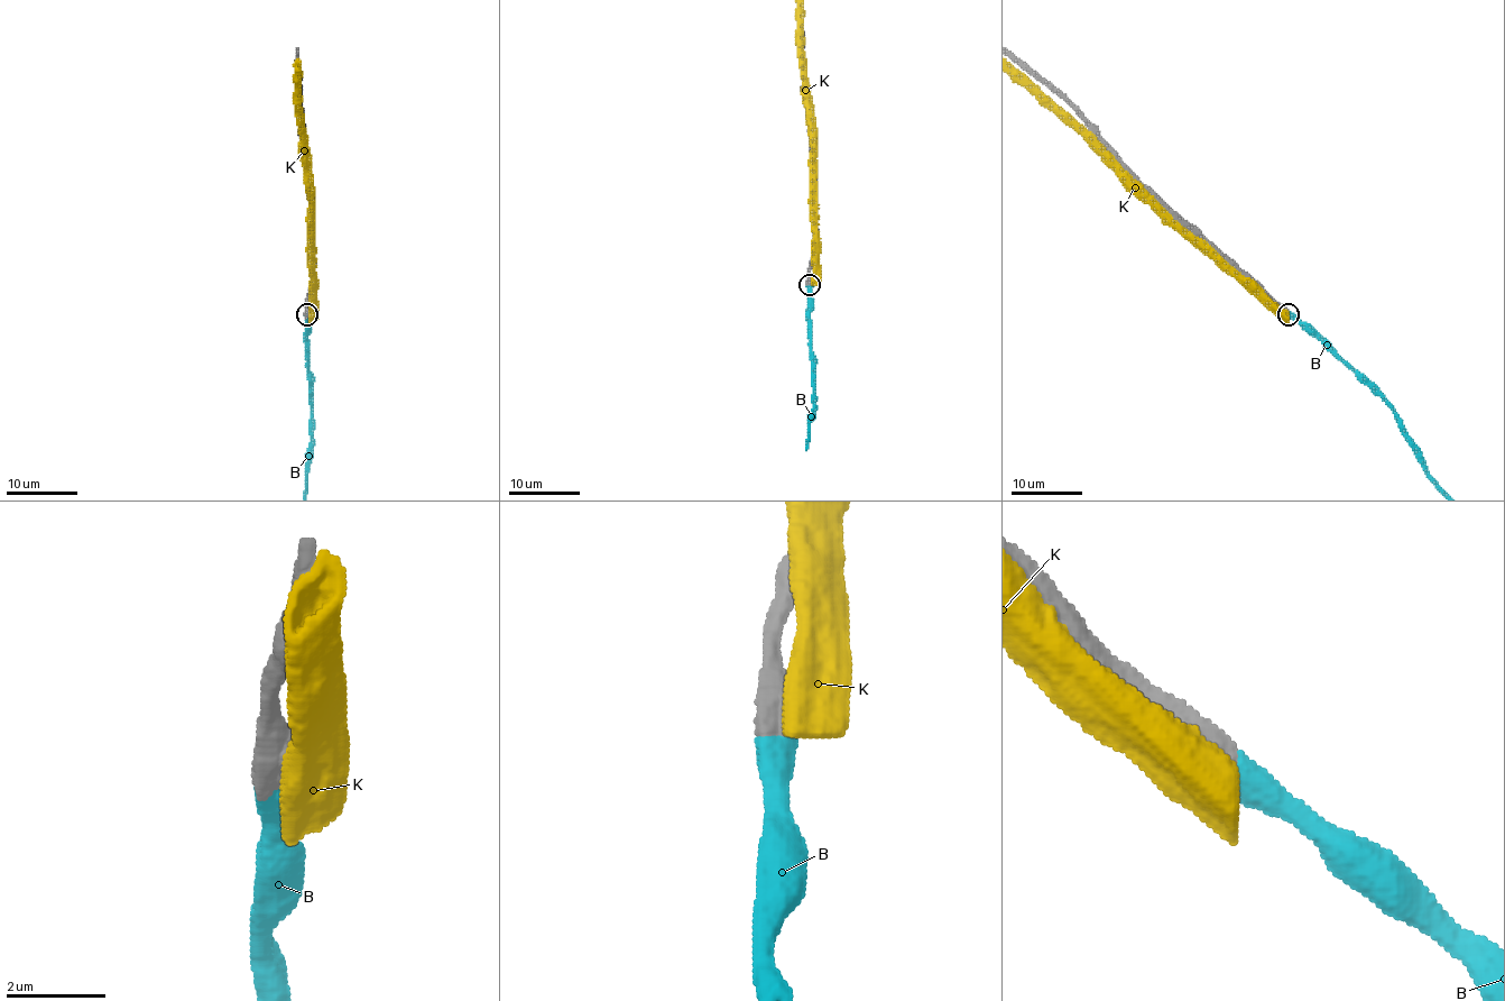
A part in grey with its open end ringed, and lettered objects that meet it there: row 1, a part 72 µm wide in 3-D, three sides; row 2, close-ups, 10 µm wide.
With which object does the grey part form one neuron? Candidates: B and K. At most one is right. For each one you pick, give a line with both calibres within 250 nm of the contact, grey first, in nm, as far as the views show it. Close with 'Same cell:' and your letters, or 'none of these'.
B: 650/600 nm
Same cell: B

